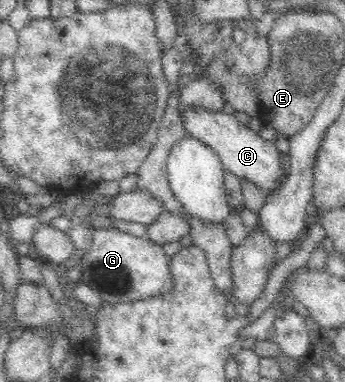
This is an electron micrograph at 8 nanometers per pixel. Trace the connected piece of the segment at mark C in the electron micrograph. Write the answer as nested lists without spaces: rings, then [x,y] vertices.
[[[191,106],[183,112],[181,117],[187,134],[213,148],[226,172],[232,172],[238,179],[246,179],[246,182],[255,184],[267,195],[278,192],[278,188],[286,182],[287,160],[283,154],[278,152],[274,141],[262,139],[259,134],[251,131],[246,124],[238,121],[235,114],[206,111],[202,107]]]

